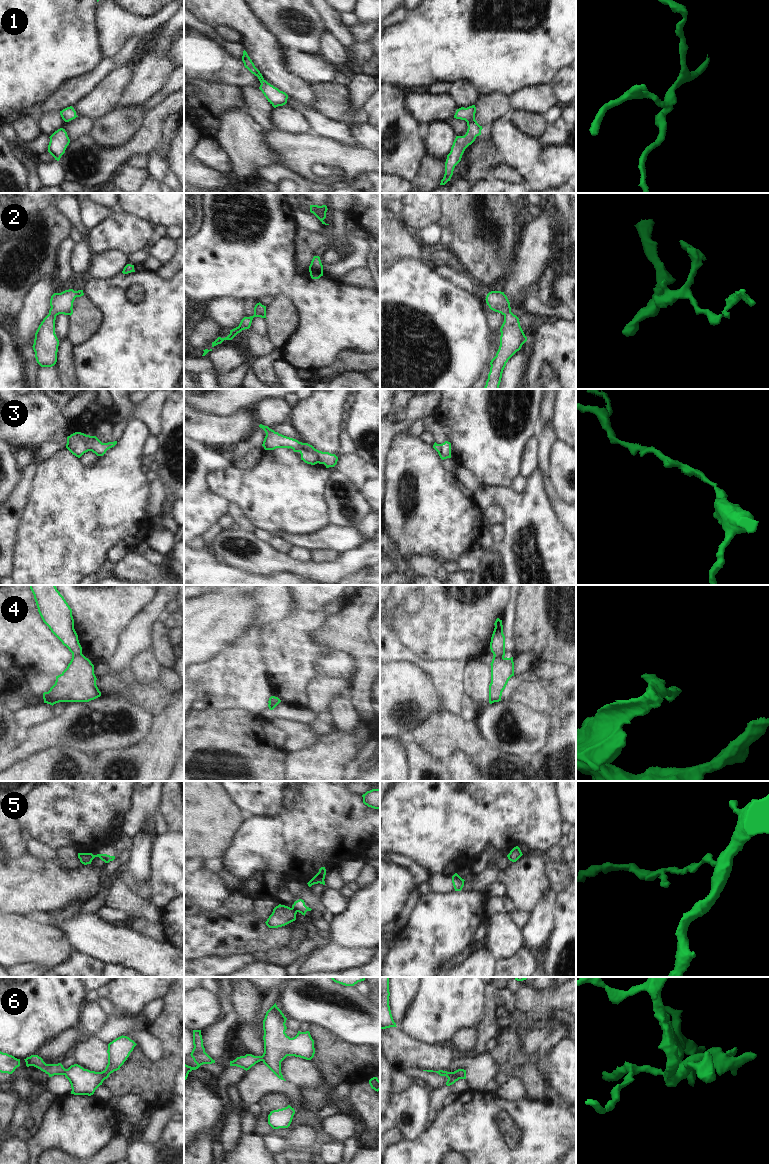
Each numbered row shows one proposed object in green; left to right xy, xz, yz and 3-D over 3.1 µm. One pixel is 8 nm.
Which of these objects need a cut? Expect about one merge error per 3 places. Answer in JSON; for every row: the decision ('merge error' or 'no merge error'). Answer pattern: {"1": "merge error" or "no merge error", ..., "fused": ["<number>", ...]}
{"1": "no merge error", "2": "no merge error", "3": "no merge error", "4": "merge error", "5": "merge error", "6": "no merge error", "fused": ["4", "5"]}

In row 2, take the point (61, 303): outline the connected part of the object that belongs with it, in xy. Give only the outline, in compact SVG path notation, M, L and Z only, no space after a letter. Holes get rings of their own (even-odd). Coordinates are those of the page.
M69 289L51 296L49 314L39 325L32 346L36 361L41 367L52 367L57 362L59 340L55 334L56 316L59 314L71 316L75 298L83 295L83 290Z

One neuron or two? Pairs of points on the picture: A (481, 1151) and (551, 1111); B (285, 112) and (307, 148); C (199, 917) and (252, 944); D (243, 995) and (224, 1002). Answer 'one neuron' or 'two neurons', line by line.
A: one neuron
B: two neurons
C: one neuron
D: two neurons

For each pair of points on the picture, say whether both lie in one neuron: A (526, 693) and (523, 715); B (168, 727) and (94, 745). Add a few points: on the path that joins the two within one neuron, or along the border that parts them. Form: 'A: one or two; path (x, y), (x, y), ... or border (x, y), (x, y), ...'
A: two; border (510, 699), (533, 710), (547, 712)
B: two; border (153, 717), (148, 731), (138, 741), (128, 747)

